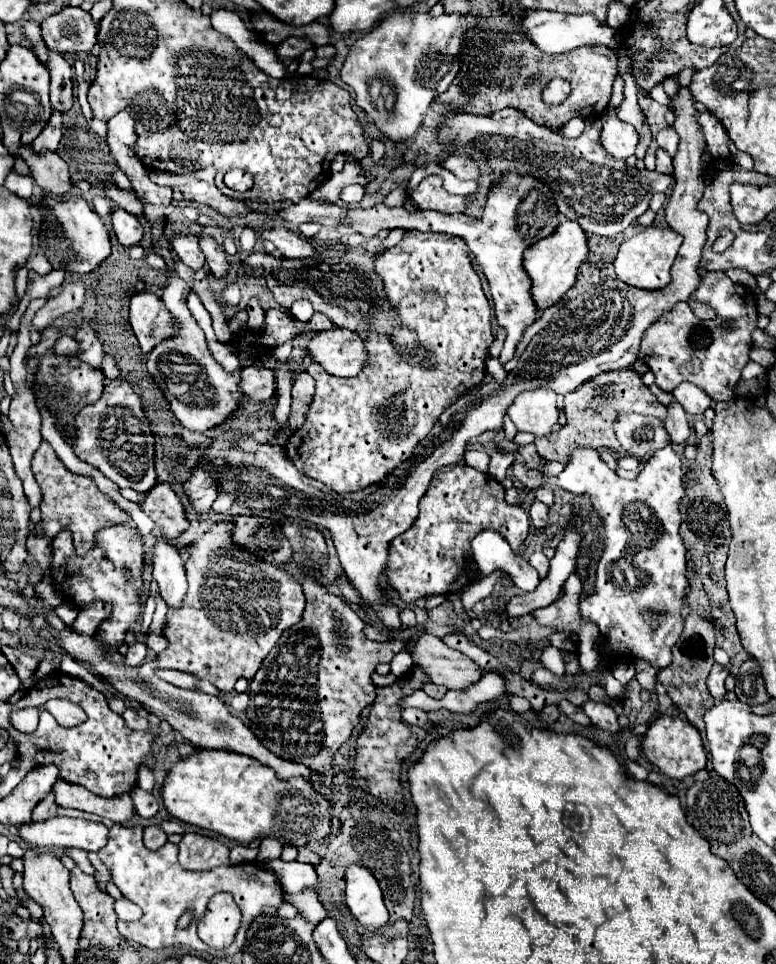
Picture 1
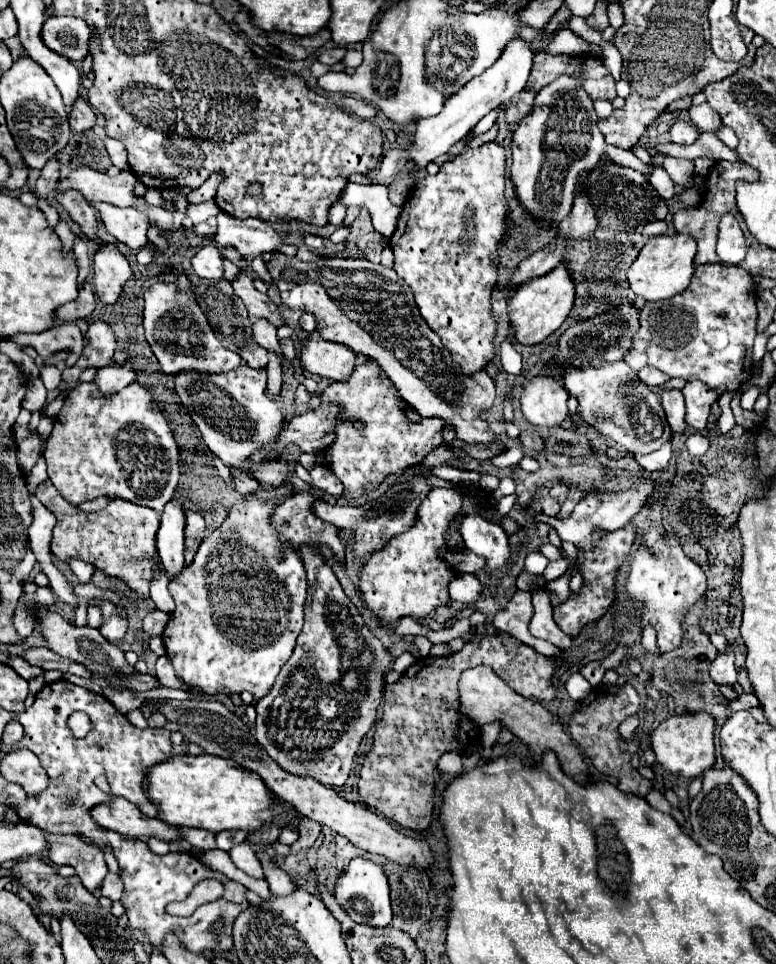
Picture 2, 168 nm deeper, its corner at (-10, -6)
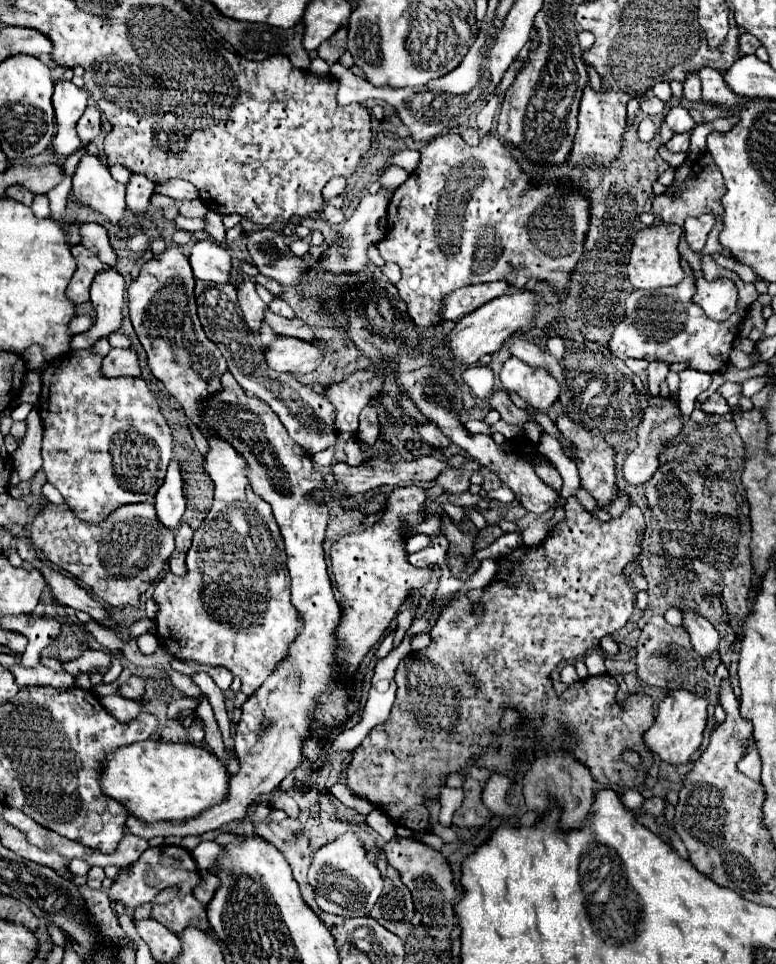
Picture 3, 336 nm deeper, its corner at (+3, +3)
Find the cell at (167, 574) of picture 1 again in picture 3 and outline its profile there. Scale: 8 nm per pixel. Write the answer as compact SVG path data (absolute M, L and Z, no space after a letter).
M177 461L169 463L165 483L159 487L155 497L155 509L159 521L169 527L177 529L181 525L181 517L185 513L185 497L183 497L183 479Z

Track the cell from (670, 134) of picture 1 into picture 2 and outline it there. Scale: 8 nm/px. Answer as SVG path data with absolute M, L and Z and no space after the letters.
M678 120L672 128L670 128L670 138L672 138L672 142L674 144L694 144L696 142L696 138L698 138L698 130L696 130L696 126L692 126L690 122L686 122L686 120Z

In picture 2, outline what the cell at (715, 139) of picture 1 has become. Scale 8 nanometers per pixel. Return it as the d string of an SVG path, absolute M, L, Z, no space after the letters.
M708 104L690 106L690 108L688 108L688 116L690 116L690 120L694 122L694 126L696 126L700 132L718 134L718 130L722 128L720 116L718 116Z

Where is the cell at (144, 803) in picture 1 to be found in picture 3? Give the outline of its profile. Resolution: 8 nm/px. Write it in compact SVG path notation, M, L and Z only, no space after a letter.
M203 841L191 851L191 857L197 863L197 869L205 871L209 863L215 861L215 857L219 857L219 851L221 851L221 845L217 845L215 841Z

